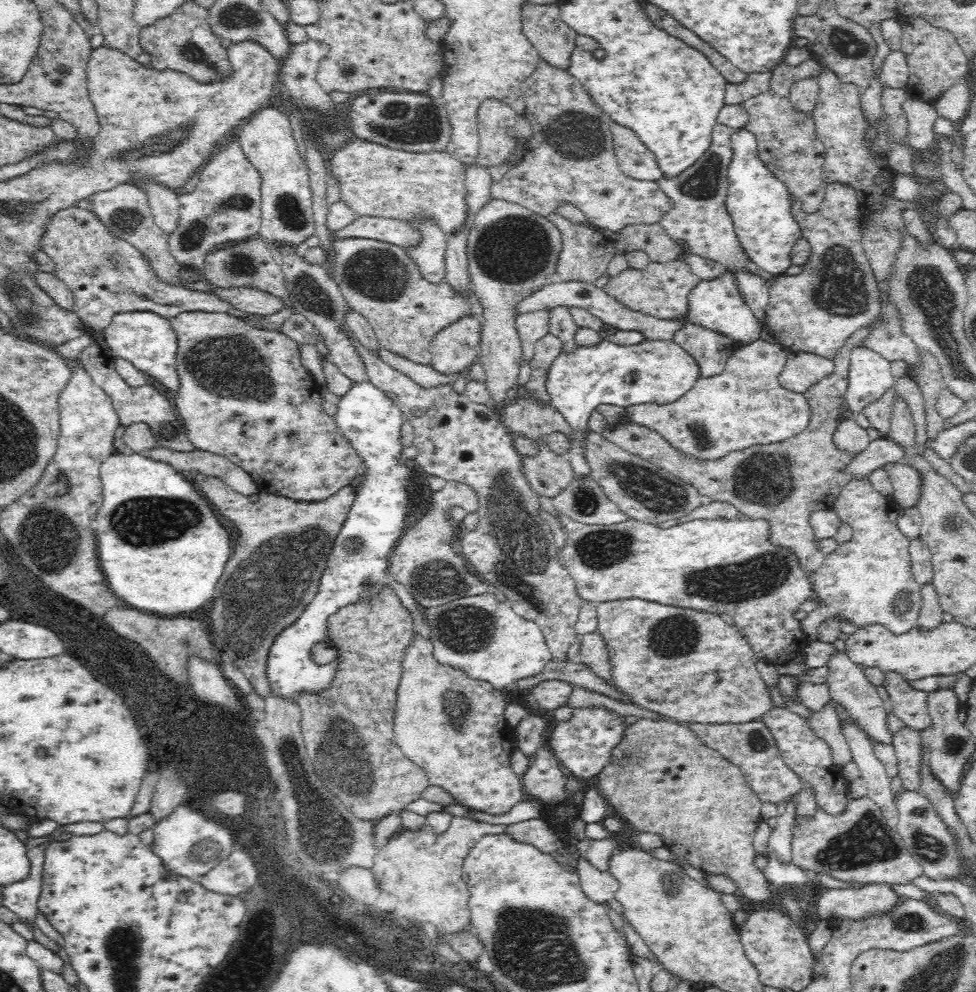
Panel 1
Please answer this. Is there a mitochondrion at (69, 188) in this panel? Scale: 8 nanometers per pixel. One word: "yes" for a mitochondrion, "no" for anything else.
no

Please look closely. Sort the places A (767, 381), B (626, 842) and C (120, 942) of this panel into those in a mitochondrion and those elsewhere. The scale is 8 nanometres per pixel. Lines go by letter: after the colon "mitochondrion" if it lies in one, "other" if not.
A: other
B: other
C: mitochondrion

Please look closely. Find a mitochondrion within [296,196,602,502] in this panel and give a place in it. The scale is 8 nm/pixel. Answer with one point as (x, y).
(516, 250)

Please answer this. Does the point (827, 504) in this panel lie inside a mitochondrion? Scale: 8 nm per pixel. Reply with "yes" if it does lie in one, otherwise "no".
no

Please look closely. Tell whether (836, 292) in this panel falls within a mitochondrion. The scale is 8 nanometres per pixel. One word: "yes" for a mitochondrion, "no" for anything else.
yes

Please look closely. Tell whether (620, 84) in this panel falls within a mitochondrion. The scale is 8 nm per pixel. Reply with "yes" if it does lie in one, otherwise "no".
no

